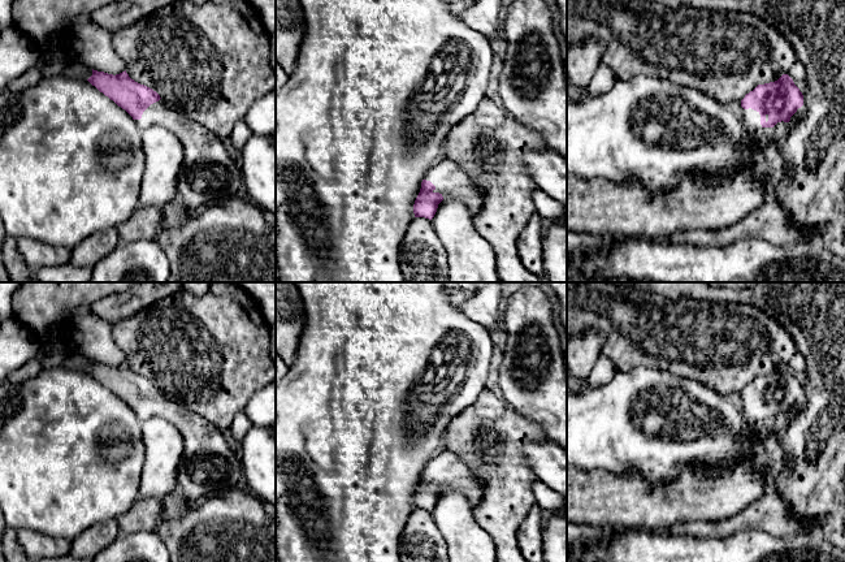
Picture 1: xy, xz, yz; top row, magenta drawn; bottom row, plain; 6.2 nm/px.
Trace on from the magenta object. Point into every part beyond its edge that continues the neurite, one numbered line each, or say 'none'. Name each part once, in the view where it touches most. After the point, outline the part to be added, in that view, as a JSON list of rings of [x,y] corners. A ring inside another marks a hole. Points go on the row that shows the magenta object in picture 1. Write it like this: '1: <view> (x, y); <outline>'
1: yz (752, 119); [[[742,108],[742,112],[740,114],[744,120],[744,124],[745,126],[749,129],[749,130],[755,130],[755,131],[771,131],[772,127],[763,127],[760,125],[760,114],[759,112],[749,108],[749,109],[744,109]]]

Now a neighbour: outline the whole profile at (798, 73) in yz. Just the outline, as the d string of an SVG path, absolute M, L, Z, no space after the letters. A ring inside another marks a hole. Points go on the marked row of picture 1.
M797 61L788 75L793 79L794 85L800 88L800 91L803 94L806 88L806 70L805 66Z

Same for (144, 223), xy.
M138 206L133 215L116 228L118 243L156 239L159 232L162 229L162 219L162 208Z

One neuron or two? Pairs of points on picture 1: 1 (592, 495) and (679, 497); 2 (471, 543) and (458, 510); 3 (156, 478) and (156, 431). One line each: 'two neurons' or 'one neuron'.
1: one neuron
2: one neuron
3: one neuron

